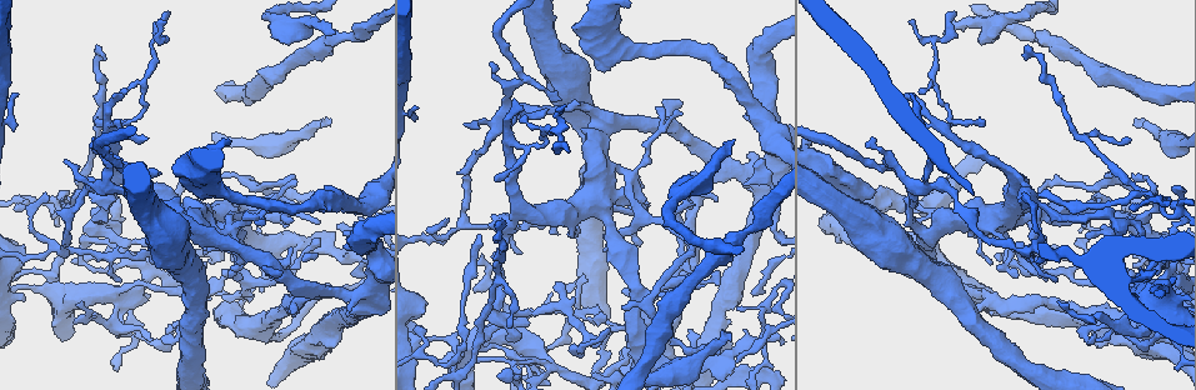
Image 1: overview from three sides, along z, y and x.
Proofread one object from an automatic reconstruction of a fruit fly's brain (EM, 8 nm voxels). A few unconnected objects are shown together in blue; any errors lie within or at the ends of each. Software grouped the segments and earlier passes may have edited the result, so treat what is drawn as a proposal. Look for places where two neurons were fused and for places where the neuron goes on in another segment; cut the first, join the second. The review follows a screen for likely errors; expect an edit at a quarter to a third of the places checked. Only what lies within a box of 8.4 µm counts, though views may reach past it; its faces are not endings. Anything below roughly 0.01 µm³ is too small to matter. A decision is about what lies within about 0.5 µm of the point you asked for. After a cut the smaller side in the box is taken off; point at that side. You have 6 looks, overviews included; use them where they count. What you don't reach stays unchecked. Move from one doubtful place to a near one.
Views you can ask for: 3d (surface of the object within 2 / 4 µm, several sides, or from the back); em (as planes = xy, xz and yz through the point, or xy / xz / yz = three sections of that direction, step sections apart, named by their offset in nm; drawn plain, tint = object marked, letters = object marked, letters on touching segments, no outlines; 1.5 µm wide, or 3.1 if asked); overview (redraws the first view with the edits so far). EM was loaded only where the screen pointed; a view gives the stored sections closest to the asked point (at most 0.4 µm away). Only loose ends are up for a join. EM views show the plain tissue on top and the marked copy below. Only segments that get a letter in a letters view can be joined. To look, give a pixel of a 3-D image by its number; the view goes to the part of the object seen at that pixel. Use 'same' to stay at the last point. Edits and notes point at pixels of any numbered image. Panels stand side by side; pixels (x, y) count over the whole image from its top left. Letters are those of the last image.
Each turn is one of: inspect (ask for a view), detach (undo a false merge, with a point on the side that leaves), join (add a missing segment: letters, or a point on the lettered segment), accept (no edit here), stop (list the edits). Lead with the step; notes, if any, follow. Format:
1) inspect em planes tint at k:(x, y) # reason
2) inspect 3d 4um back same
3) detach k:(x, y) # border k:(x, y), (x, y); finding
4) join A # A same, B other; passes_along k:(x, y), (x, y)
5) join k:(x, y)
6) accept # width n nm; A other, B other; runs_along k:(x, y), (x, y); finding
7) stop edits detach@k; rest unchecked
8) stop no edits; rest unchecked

inspect 3d 4um back at 1:(334, 33) # an open end

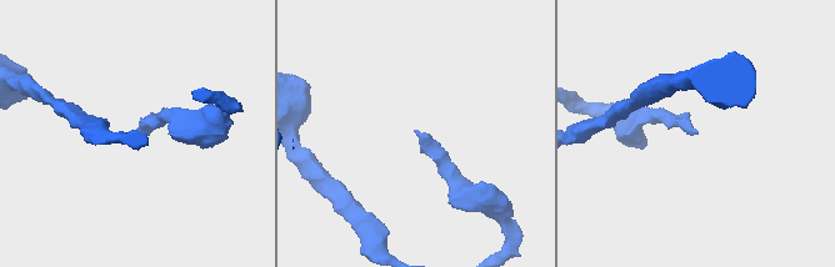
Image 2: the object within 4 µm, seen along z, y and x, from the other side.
inspect em planes letters at 2:(697, 132)

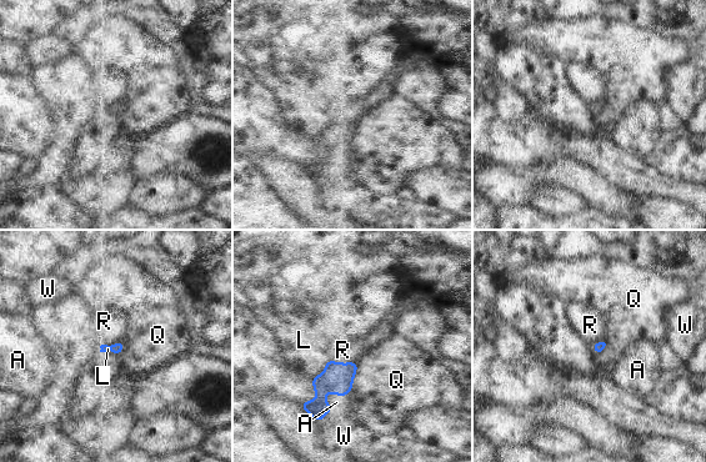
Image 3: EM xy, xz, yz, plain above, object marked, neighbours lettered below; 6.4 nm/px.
join R # A other, L other, Q other, R same, W other; passes_along 3:(338, 377), (343, 363), (343, 350); it goes on there

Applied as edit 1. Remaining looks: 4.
inspect 3d 2um back at 1:(1137, 120) # branch stops here

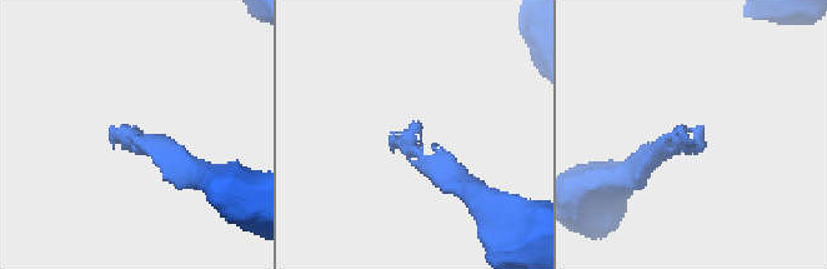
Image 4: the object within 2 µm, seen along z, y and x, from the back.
inspect em planes tint at 4:(418, 124) # now the EM

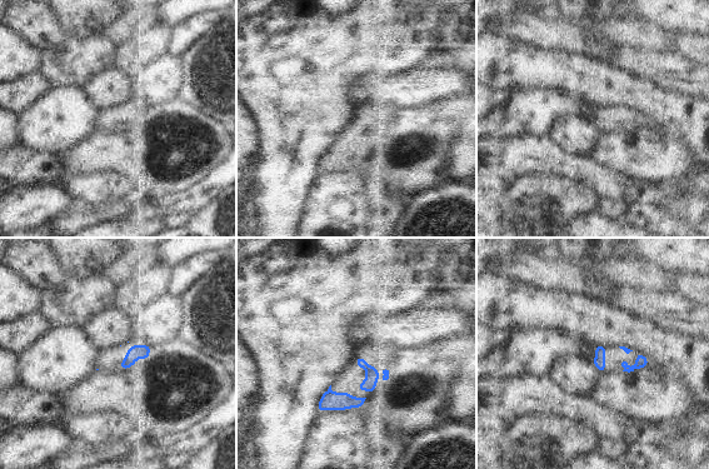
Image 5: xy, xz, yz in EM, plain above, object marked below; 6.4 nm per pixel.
inspect em planes letters same # what lies round it

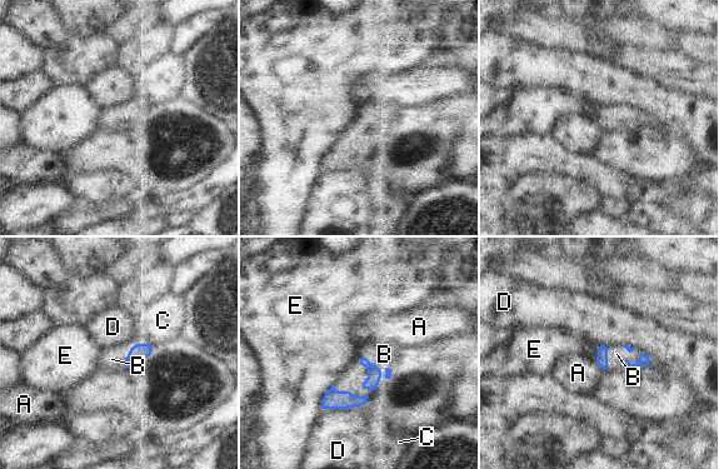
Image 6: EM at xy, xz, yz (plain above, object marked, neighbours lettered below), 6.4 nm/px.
join B # longest_contact D 260 nm; A other, B same, C other, D other, E other; the neuron continues

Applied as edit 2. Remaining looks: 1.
inspect em planes letters at 1:(144, 268) # a narrow waist

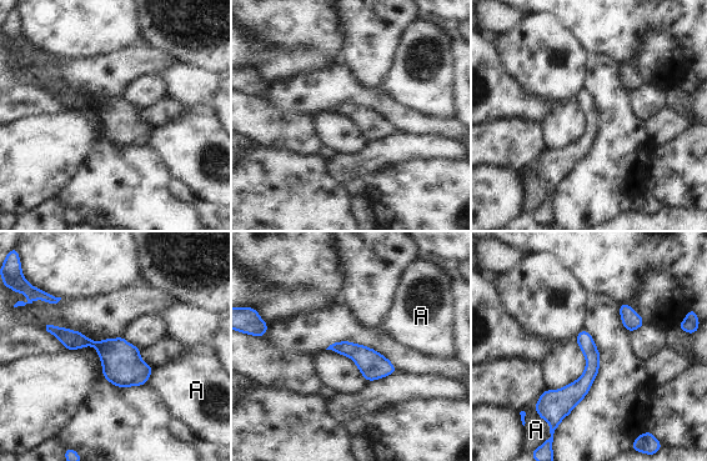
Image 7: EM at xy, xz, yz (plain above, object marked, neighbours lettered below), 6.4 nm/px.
accept # width 100 nm; longest_contact A 200 nm; A other; all the same neuron

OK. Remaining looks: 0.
stop edits join@3, join@6; rest unchecked

